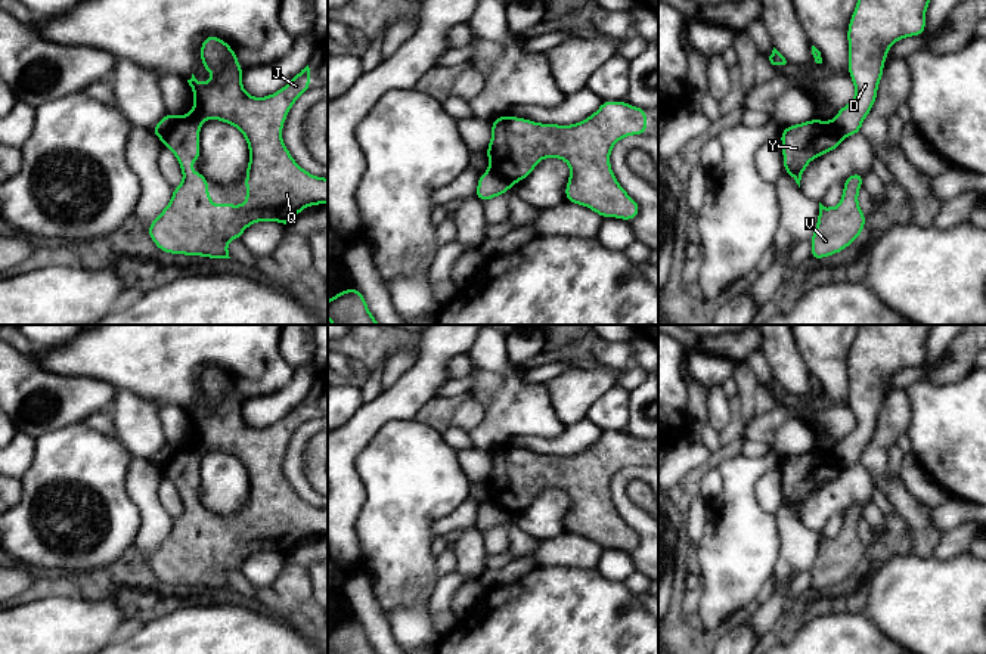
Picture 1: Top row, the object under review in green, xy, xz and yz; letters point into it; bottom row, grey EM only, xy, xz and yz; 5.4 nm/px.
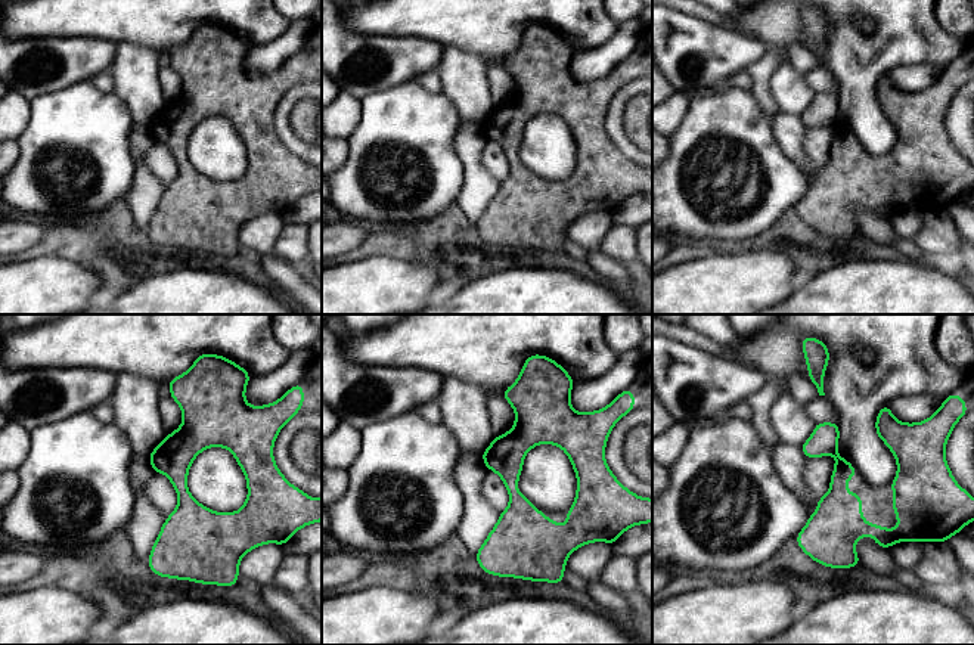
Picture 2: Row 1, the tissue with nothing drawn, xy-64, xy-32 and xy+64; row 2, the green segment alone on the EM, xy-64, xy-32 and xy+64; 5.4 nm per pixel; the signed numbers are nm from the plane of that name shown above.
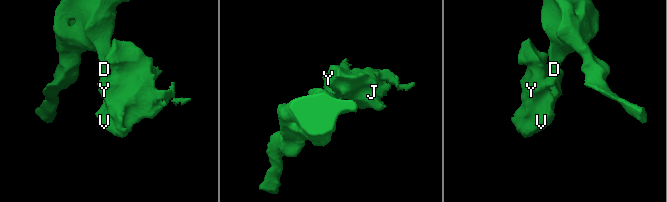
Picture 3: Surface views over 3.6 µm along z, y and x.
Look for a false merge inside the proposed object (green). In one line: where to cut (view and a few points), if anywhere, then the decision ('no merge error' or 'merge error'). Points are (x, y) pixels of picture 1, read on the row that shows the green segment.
xz (490, 170), (512, 185) | merge error

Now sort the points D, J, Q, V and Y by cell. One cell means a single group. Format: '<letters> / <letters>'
D / J Q V Y

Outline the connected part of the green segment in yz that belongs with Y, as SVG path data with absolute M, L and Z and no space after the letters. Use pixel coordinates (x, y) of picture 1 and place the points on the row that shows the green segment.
M816 118L803 124L794 124L781 131L784 171L790 174L800 187L800 180L809 162L837 149L843 136L834 121Z

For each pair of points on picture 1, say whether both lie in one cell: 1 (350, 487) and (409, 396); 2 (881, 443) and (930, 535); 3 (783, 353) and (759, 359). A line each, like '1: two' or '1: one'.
1: one
2: one
3: two

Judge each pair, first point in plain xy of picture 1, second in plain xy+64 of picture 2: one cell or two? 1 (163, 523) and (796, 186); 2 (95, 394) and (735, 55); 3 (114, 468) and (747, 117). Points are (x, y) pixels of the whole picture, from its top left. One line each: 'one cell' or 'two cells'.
1: two cells
2: one cell
3: one cell

